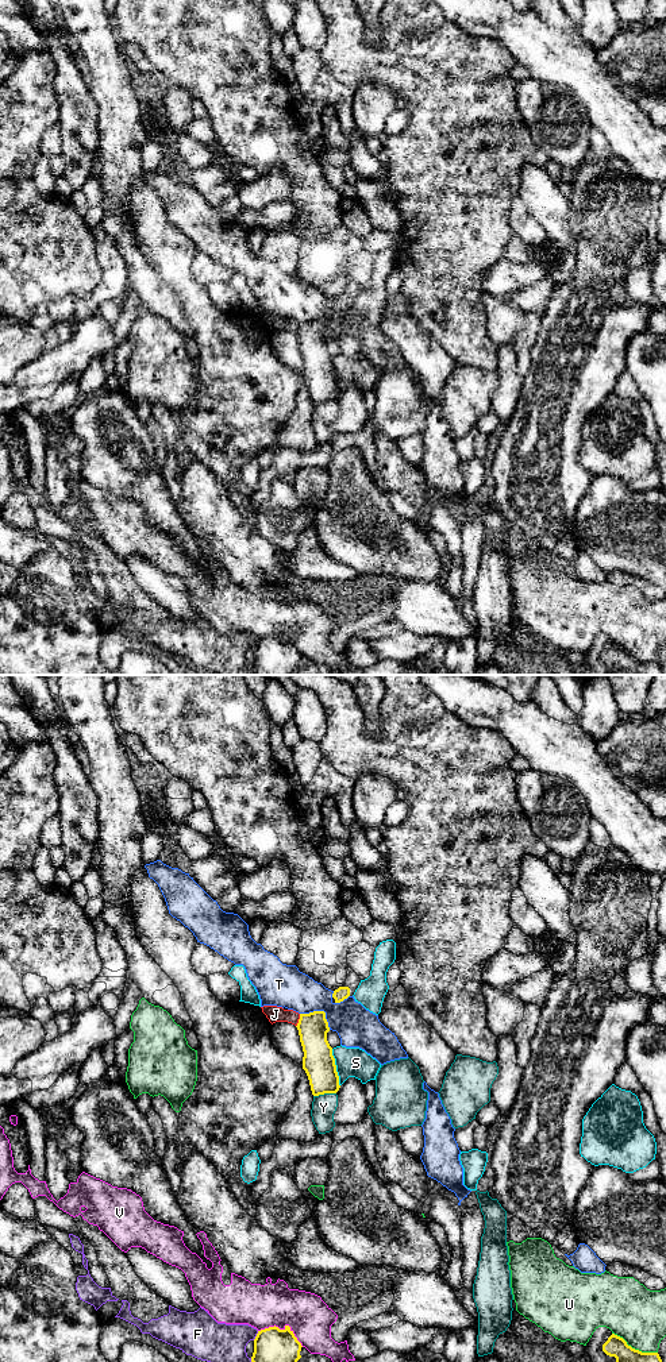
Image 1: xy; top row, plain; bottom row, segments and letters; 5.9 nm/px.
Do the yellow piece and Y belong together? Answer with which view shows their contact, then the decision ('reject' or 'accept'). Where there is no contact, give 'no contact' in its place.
xy | reject

